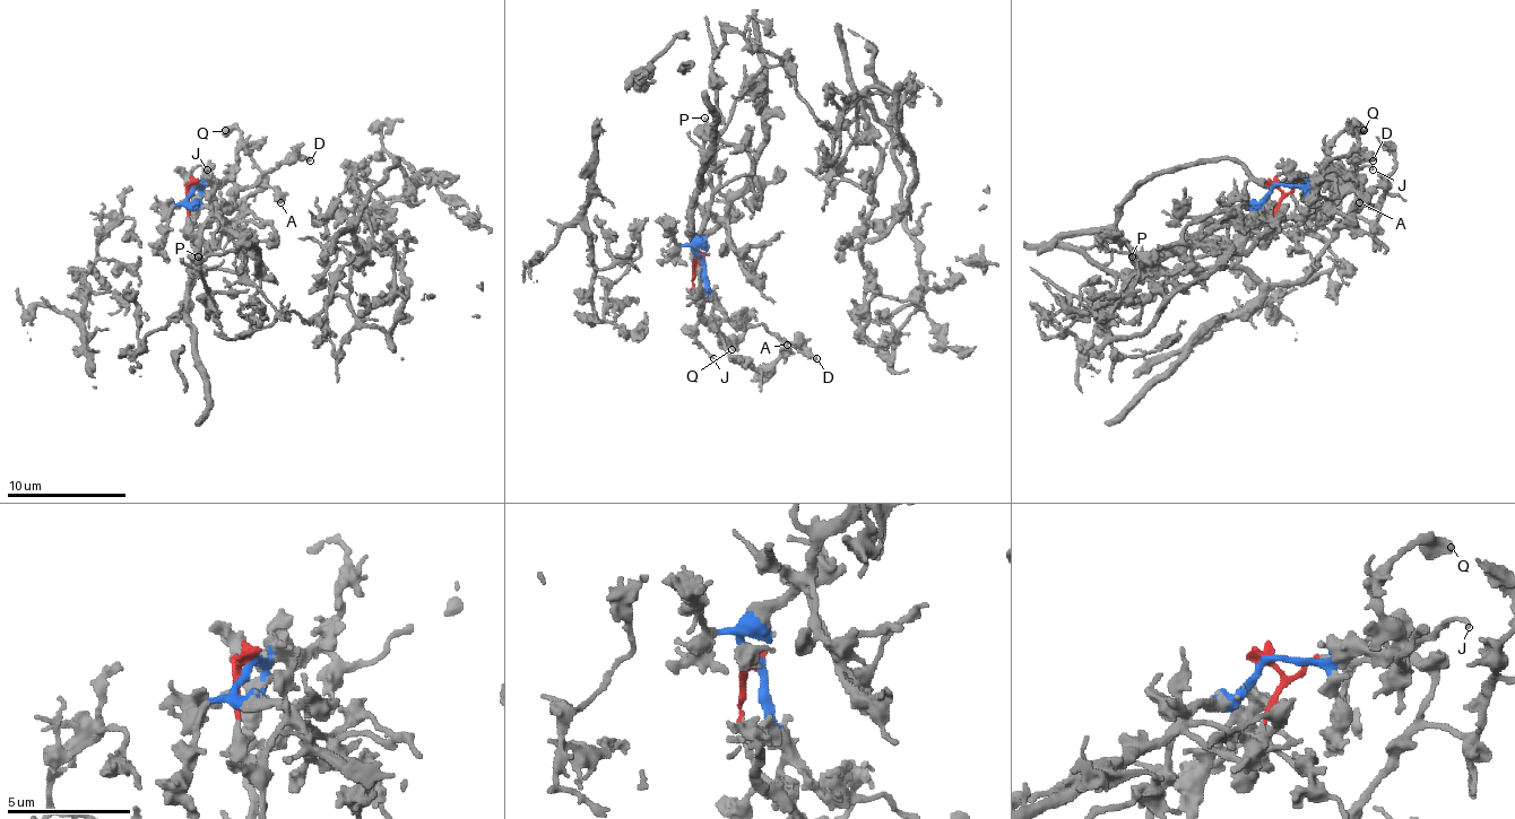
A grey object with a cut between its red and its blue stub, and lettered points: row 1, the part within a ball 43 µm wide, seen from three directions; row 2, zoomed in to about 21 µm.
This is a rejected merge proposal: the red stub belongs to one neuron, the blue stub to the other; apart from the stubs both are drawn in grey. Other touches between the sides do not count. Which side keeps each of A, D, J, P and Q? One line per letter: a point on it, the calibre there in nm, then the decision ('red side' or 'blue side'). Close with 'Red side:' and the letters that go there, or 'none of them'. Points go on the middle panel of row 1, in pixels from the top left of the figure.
A: (787, 345) | 550 nm | red side
D: (816, 358) | 360 nm | blue side
J: (713, 358) | 160 nm | red side
P: (704, 118) | 300 nm | blue side
Q: (732, 349) | 550 nm | blue side
Red side: A, J

